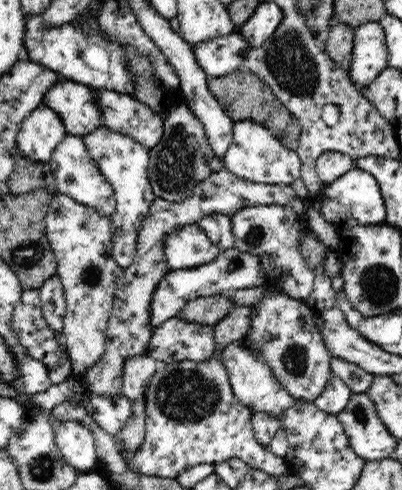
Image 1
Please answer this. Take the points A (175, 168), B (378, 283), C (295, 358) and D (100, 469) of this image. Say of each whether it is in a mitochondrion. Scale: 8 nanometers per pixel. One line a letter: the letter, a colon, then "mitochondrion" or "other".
A: mitochondrion
B: mitochondrion
C: mitochondrion
D: other

